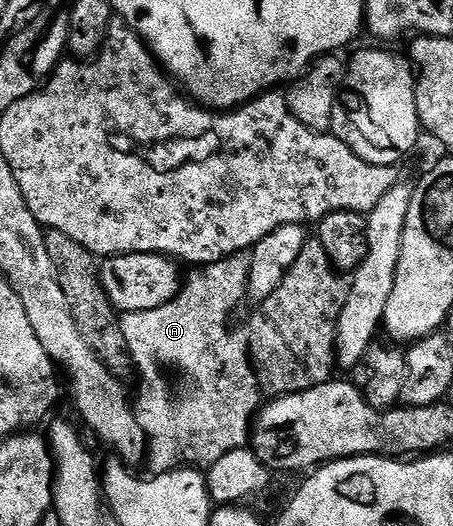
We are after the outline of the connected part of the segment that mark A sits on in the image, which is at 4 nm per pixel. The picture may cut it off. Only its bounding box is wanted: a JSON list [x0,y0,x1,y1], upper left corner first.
[121,250,262,476]

